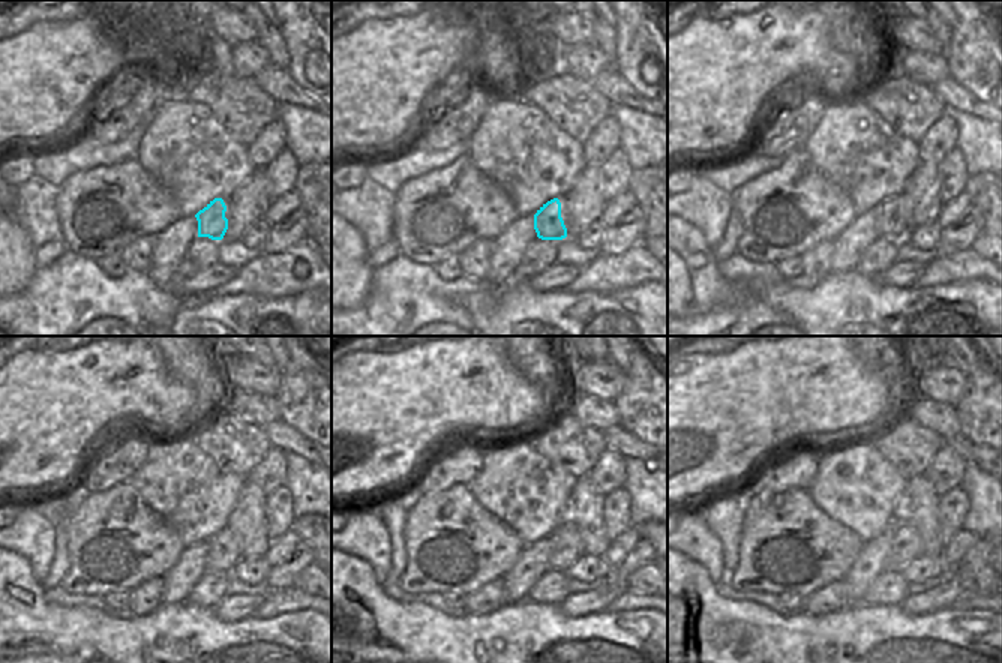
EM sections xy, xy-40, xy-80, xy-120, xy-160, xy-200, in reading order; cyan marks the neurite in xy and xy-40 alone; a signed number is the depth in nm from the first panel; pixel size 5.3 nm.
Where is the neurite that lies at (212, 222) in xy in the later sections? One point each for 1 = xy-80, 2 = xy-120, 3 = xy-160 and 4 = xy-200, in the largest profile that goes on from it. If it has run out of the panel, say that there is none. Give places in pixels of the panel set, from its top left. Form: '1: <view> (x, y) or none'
1: xy-80 (887, 222)
2: xy-120 (216, 560)
3: xy-160 (555, 560)
4: xy-200 (893, 560)

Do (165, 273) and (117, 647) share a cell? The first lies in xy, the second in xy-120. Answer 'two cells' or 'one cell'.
two cells

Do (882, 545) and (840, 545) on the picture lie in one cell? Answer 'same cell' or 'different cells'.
different cells

